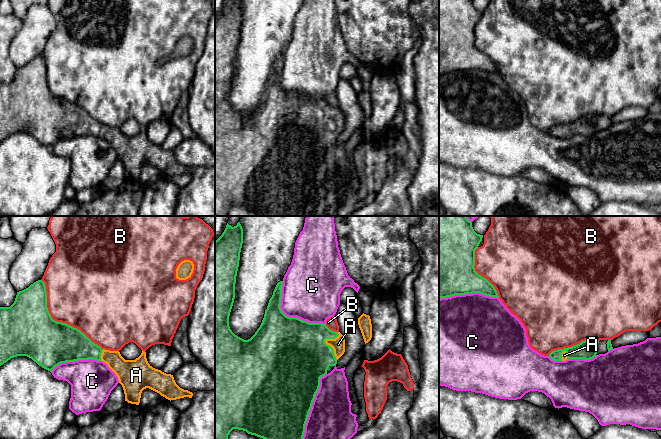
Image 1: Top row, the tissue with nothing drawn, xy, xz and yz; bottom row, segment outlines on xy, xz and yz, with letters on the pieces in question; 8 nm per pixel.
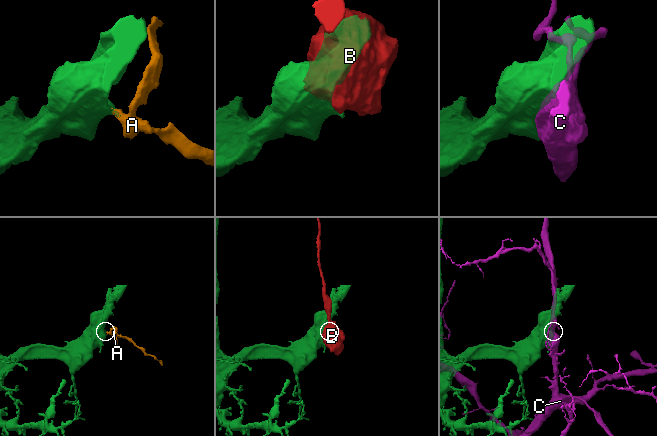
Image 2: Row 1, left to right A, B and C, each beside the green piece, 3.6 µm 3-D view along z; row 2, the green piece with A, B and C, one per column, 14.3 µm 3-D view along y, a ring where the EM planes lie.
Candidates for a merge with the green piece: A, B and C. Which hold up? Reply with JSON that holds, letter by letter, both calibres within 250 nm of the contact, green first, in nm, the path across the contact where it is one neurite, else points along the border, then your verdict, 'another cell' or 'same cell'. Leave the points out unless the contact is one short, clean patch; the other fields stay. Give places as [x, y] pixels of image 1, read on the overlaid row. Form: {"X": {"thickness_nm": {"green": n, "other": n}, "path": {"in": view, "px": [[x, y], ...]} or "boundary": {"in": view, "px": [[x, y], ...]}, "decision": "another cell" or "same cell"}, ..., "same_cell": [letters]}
{"A": {"thickness_nm": {"green": 500, "other": 110}, "path": {"in": "xz", "px": [[295, 353], [319, 347], [324, 342], [338, 344]]}, "decision": "same cell"}, "B": {"thickness_nm": {"green": 420, "other": 460}, "decision": "another cell"}, "C": {"thickness_nm": {"green": 500, "other": 440}, "decision": "another cell"}, "same_cell": ["A"]}

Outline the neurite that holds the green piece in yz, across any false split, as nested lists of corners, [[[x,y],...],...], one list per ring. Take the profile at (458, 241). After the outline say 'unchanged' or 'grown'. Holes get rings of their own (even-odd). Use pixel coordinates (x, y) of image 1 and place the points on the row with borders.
[[[439,216],[439,299],[455,295],[480,293],[498,297],[495,287],[475,271],[475,250],[482,241],[483,235],[477,234],[472,222],[466,216]]]; unchanged

